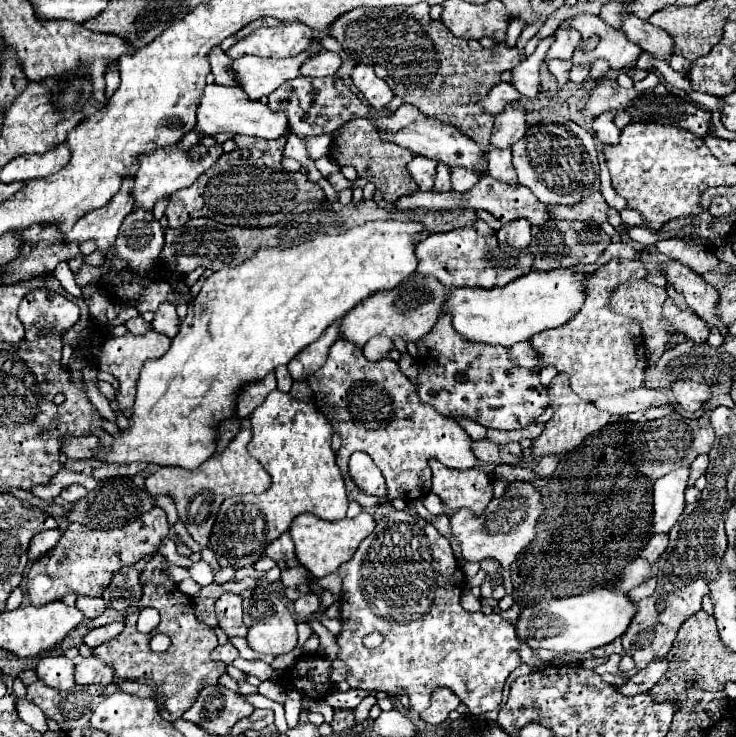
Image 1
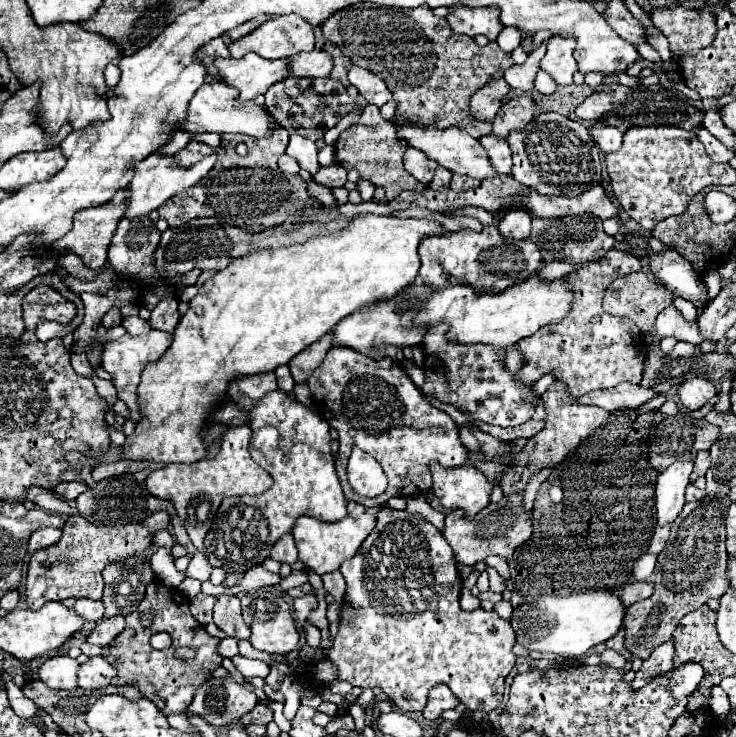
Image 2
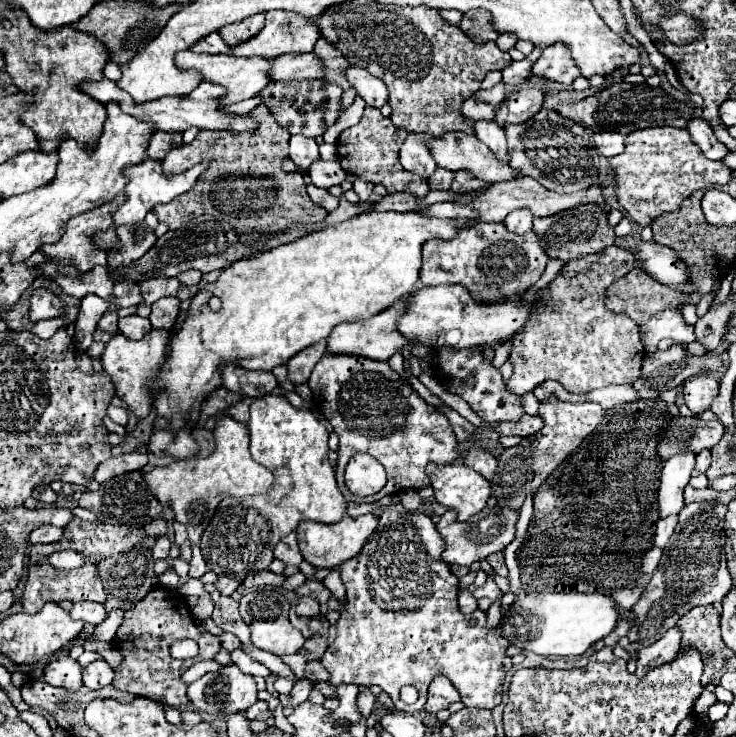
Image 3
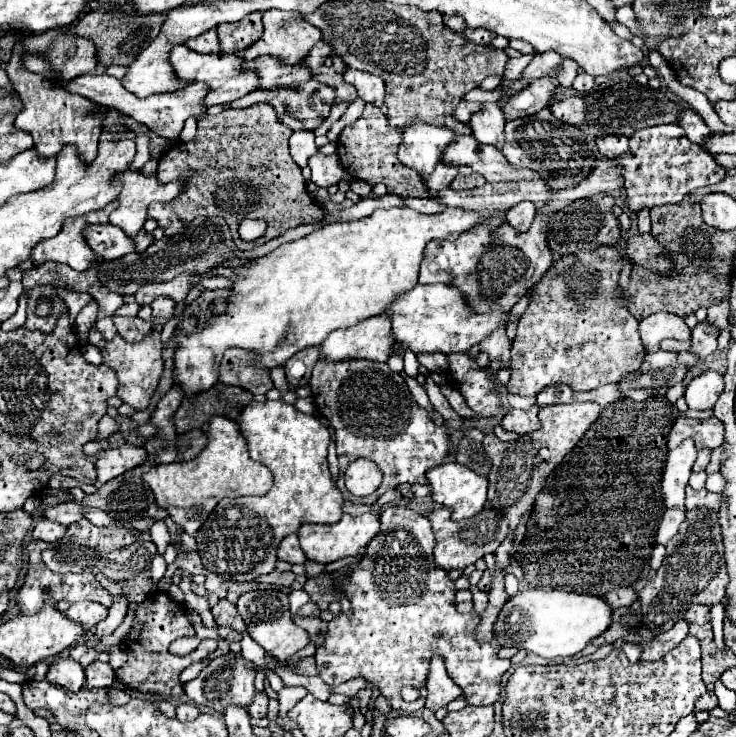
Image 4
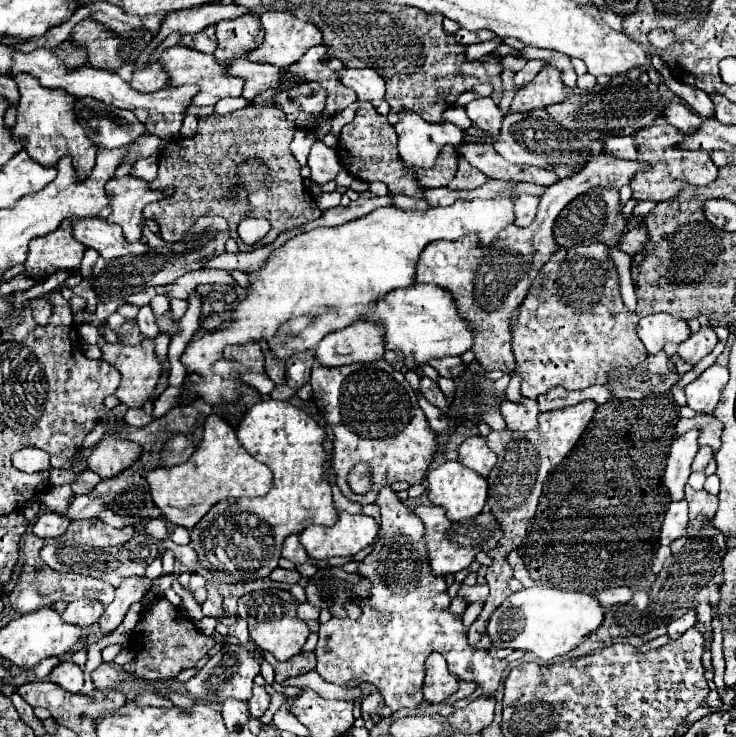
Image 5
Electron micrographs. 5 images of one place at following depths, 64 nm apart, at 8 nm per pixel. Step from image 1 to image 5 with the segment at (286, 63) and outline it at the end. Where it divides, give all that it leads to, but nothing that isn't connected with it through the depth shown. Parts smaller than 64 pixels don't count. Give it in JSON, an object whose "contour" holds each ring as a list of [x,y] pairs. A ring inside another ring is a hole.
{"contour":[[[172,46],[168,50],[164,50],[160,54],[160,62],[162,62],[162,68],[168,72],[168,78],[172,82],[172,86],[182,86],[182,84],[198,84],[200,86],[200,92],[198,96],[192,100],[194,106],[214,106],[218,100],[222,98],[238,98],[242,94],[242,88],[244,88],[244,80],[242,78],[236,78],[236,76],[230,76],[226,70],[228,66],[232,64],[232,60],[216,60],[212,54],[202,54],[202,52],[196,52],[192,48],[186,48],[186,46]]]}

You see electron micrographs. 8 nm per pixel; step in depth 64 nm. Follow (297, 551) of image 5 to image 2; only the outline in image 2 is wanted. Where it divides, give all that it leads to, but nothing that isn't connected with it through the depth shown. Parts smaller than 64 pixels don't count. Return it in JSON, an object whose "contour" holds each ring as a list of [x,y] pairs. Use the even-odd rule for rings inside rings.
{"contour":[[[292,534],[282,536],[282,538],[272,546],[270,558],[272,558],[272,560],[278,560],[278,562],[286,562],[286,564],[292,564],[292,562],[298,560],[298,552],[296,552],[296,544],[294,544]]]}

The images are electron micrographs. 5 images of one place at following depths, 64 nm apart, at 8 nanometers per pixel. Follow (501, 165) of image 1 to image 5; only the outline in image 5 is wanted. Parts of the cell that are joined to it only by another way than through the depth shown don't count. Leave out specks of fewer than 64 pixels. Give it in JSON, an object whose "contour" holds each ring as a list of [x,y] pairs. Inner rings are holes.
{"contour":[[[478,98],[478,100],[470,102],[466,106],[466,112],[468,112],[468,118],[472,120],[472,126],[486,134],[482,140],[486,140],[486,142],[498,140],[504,114],[500,112],[500,108],[496,106],[496,102],[492,98]]]}

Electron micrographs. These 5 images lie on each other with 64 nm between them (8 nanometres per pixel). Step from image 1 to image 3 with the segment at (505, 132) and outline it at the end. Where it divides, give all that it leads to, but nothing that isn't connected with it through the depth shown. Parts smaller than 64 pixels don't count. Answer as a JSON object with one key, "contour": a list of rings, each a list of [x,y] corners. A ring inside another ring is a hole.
{"contour":[[[522,88],[522,90],[510,94],[498,106],[494,122],[498,126],[502,126],[502,128],[506,128],[508,124],[522,124],[522,122],[530,120],[536,112],[540,112],[542,100],[544,100],[544,92],[542,90]]]}

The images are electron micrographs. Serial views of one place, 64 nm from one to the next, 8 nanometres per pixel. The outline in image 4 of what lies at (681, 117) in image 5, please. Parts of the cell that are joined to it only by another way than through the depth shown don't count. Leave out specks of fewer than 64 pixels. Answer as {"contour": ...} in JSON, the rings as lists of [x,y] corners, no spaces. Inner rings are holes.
{"contour":[[[684,110],[684,112],[682,112],[680,126],[686,130],[686,136],[688,136],[694,144],[698,144],[698,146],[702,146],[702,148],[704,148],[704,144],[706,144],[706,138],[712,134],[710,128],[706,126],[706,122],[702,120],[702,116],[698,116],[698,114],[692,112],[692,110]]]}

